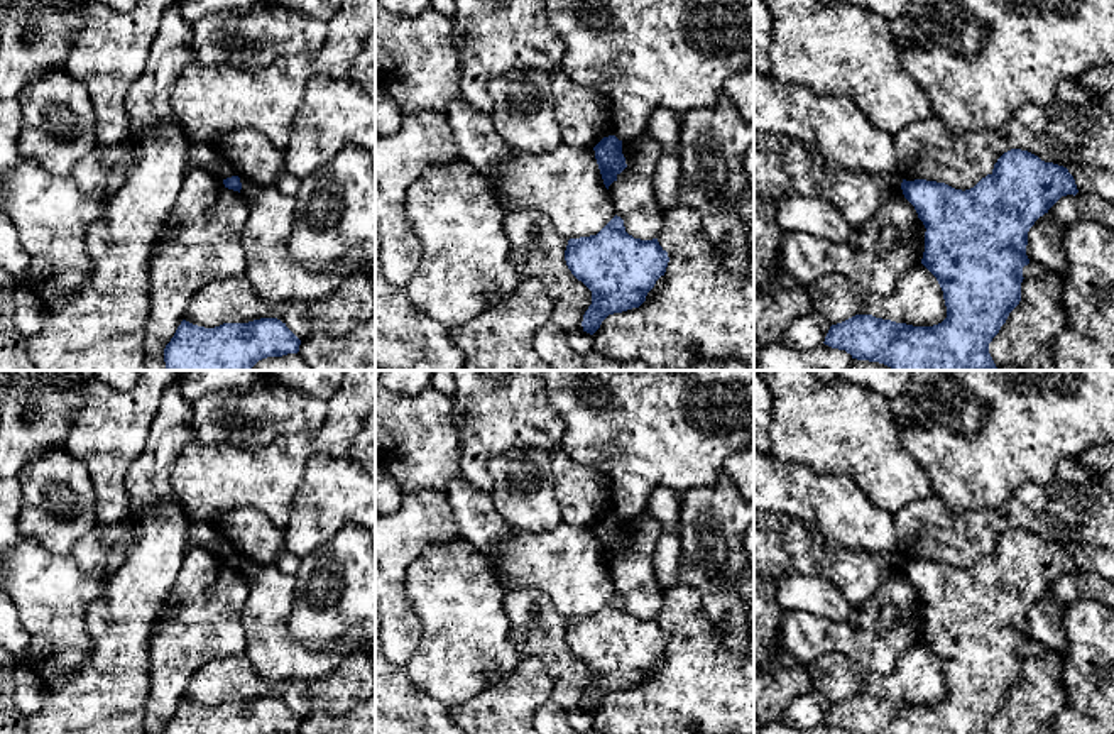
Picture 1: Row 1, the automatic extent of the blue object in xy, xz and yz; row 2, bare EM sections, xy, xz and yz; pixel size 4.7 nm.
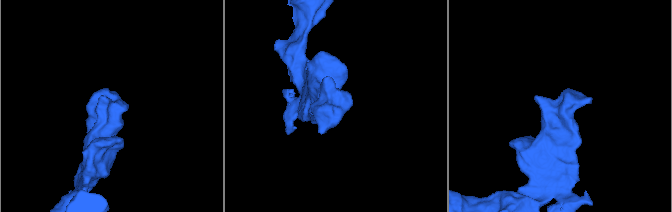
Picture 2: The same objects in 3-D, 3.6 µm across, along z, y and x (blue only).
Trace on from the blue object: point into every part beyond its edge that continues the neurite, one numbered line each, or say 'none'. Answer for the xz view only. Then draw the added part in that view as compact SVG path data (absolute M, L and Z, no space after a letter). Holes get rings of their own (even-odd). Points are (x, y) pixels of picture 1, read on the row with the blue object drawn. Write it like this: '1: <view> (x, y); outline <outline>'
none

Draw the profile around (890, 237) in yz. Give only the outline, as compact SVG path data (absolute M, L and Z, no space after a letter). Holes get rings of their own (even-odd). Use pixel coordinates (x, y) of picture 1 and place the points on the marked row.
M920 218L904 230L886 227L879 235L879 250L882 254L887 254L894 250L899 242L906 242L918 249L918 255L921 262L925 252L925 232L926 228Z

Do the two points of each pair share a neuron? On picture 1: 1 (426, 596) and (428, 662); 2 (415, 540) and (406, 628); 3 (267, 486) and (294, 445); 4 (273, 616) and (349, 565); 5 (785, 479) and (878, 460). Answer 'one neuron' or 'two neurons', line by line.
1: one neuron
2: one neuron
3: one neuron
4: two neurons
5: two neurons

